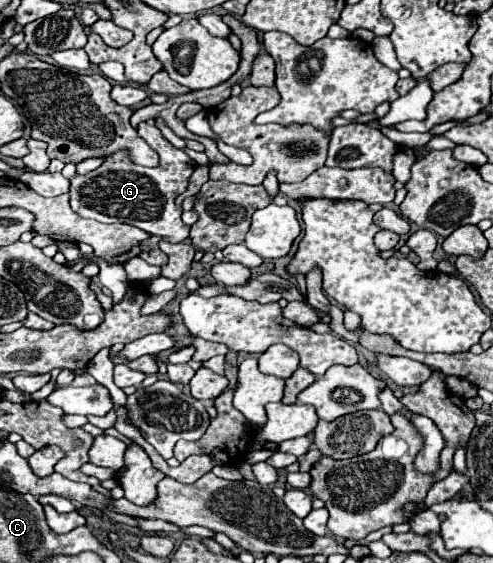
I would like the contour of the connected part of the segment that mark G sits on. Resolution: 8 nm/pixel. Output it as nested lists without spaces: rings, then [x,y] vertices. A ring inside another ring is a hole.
[[[139,123],[137,133],[159,153],[159,165],[155,169],[135,165],[129,161],[125,149],[117,151],[113,157],[105,159],[101,167],[91,173],[77,175],[69,179],[71,207],[83,217],[97,219],[101,223],[129,223],[143,229],[149,235],[163,237],[171,243],[183,243],[189,239],[189,227],[181,221],[183,207],[175,199],[187,191],[189,177],[195,171],[197,163],[181,149],[173,147],[163,133],[151,123]]]

